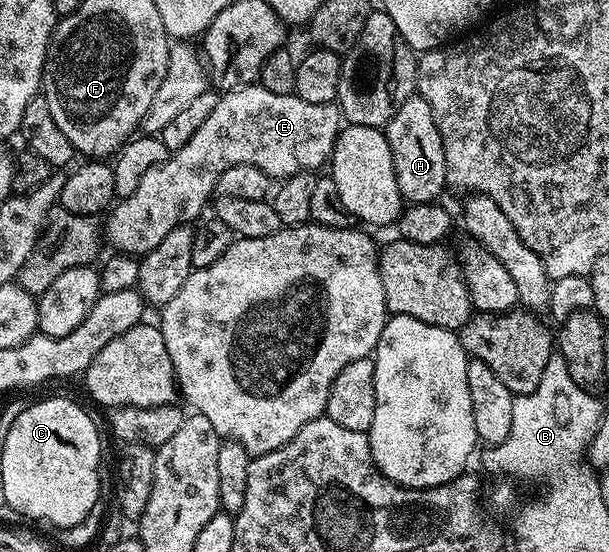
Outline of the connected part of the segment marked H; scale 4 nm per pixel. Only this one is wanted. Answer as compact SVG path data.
M412 94L400 109L396 117L388 121L384 128L388 145L391 147L392 165L395 166L396 184L407 204L433 203L442 190L447 190L446 162L444 161L444 141L440 129L436 129L436 117L432 117L432 108L420 94Z

